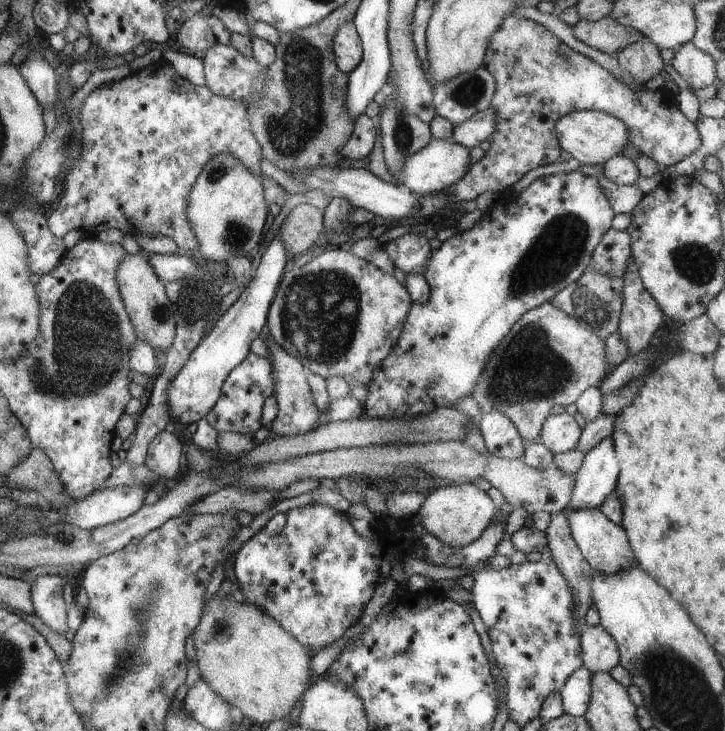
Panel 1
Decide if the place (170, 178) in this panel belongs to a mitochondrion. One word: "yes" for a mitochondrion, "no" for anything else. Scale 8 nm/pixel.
no

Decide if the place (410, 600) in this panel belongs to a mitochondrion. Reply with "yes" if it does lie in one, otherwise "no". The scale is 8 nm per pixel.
no

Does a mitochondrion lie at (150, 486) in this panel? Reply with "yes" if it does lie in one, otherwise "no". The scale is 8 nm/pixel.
no

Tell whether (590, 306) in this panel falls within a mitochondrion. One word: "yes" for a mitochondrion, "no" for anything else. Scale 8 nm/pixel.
yes

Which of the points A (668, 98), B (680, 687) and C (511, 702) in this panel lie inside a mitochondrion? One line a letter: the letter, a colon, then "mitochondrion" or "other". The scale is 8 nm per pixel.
A: other
B: mitochondrion
C: other

